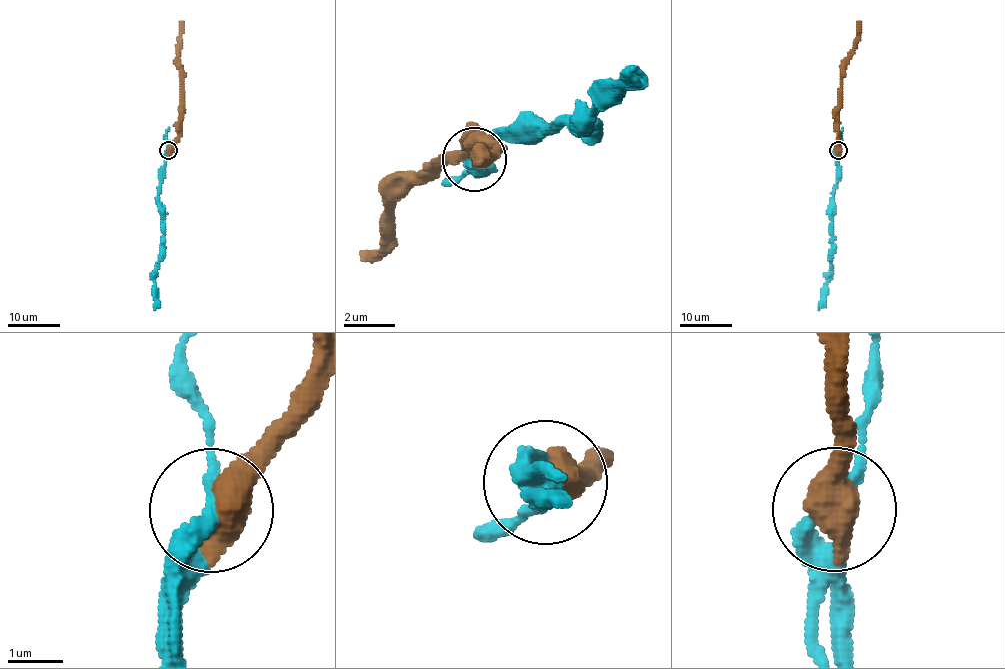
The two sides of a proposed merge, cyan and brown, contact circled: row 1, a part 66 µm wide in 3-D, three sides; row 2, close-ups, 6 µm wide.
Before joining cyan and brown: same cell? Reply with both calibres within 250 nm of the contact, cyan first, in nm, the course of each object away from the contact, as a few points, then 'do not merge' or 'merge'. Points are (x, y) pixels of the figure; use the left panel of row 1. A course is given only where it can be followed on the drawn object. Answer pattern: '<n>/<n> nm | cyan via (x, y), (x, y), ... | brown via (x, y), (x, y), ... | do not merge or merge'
240/750 nm | cyan via (168, 149), (159, 191), (163, 219), (163, 257), (155, 274), (155, 309) | brown via (168, 149), (178, 136), (181, 104), (179, 21) | merge

